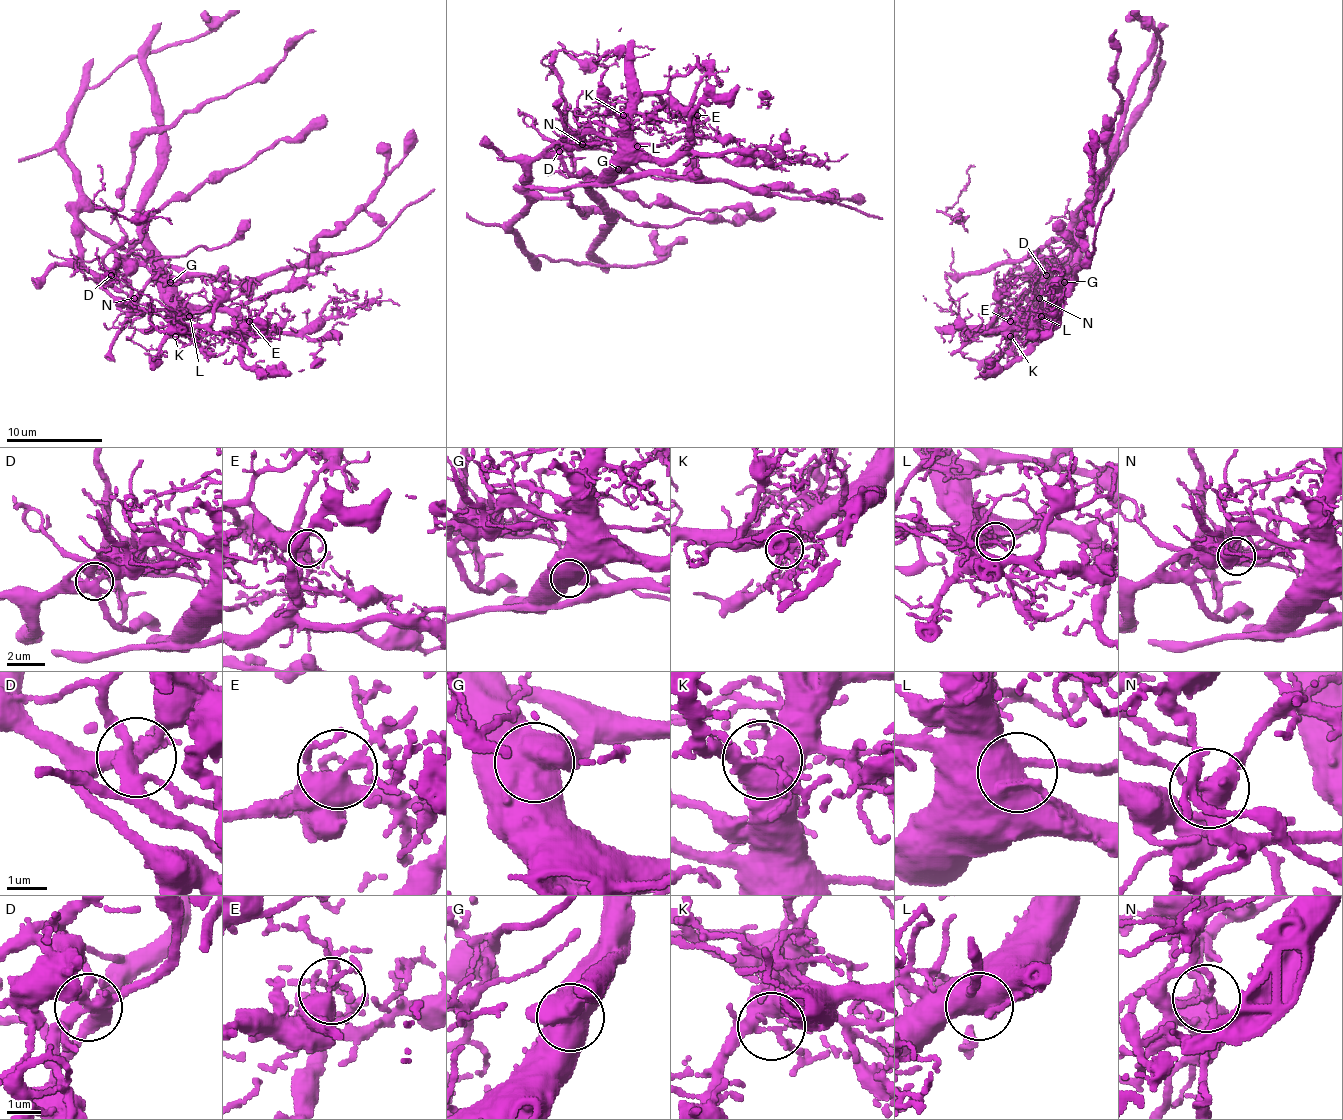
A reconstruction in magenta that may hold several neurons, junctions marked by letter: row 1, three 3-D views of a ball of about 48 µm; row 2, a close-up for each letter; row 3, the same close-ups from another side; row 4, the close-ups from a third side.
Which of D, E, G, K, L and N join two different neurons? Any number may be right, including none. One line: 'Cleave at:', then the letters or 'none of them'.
Cleave at: D, G, N

